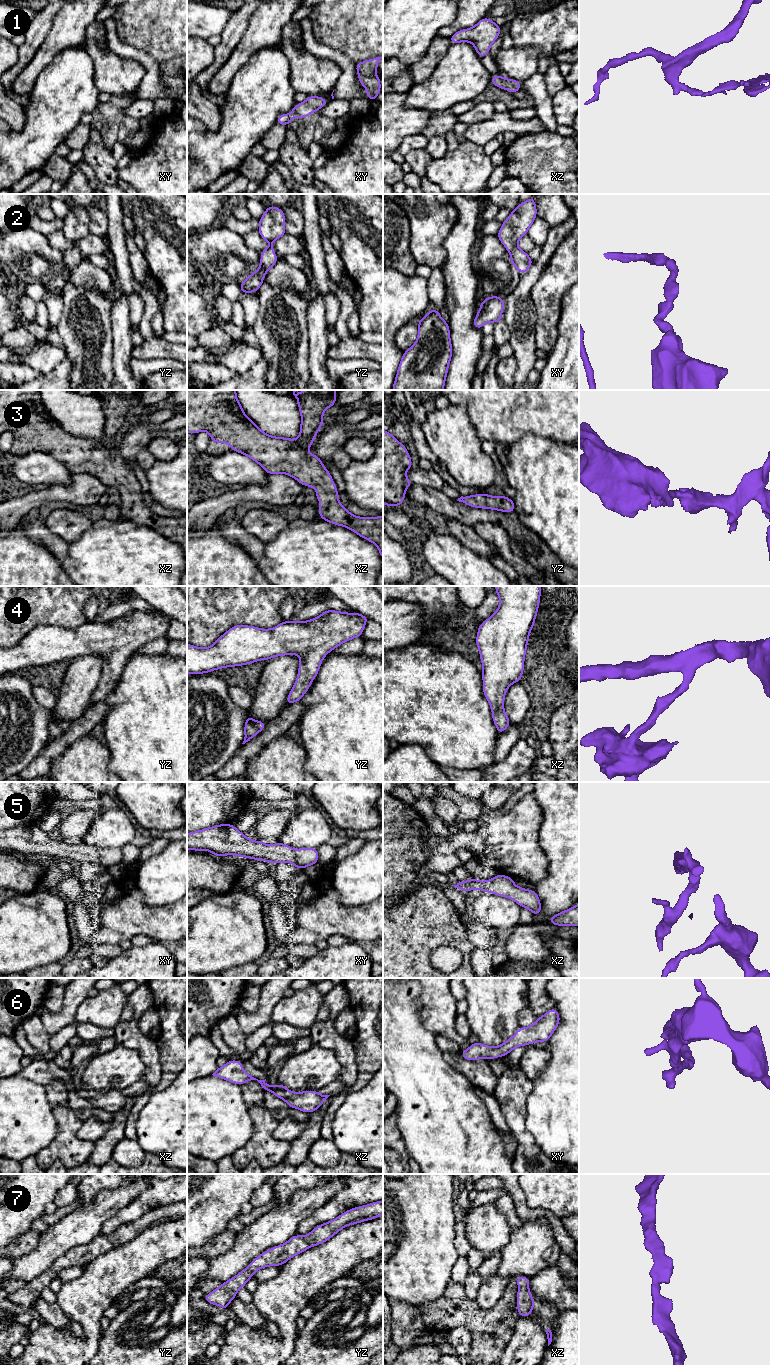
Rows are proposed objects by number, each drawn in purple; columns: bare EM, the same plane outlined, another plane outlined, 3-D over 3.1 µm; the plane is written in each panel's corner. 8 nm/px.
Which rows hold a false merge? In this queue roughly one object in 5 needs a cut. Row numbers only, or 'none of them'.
none of them

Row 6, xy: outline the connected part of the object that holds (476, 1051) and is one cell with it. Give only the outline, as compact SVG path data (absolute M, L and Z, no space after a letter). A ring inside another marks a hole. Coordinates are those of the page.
M553 1007L529 1027L520 1027L516 1033L498 1047L474 1042L467 1050L461 1050L463 1059L494 1059L508 1055L514 1048L535 1042L547 1042L560 1023L558 1010Z

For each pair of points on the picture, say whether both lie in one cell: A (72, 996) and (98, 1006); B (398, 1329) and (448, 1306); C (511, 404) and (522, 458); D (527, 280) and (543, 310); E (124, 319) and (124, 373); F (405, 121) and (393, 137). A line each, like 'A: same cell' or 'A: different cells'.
A: different cells
B: different cells
C: different cells
D: different cells
E: same cell
F: same cell

